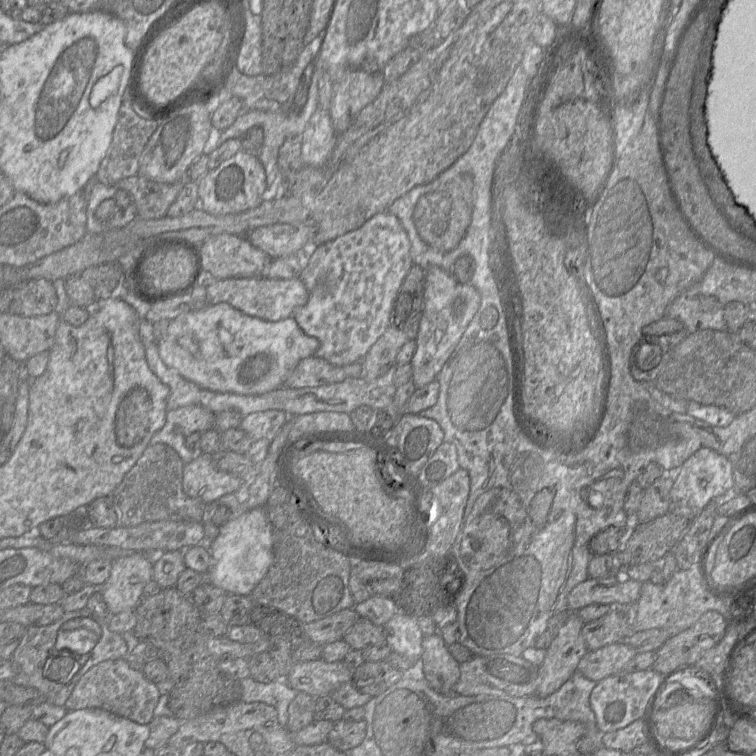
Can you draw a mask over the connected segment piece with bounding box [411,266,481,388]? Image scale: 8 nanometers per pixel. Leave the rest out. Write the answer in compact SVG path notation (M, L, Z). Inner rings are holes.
M437 266L426 271L423 311L416 335L417 348L411 360L412 381L416 388L422 388L436 379L459 344L480 303L480 293L472 284L458 282L452 273Z

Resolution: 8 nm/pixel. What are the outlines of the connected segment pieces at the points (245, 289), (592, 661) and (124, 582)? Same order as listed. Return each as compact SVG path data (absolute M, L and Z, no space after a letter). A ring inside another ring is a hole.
M265 277L228 278L211 280L206 285L206 296L210 304L226 302L246 315L266 321L278 321L293 315L309 298L305 285L299 278L269 279Z
M621 642L588 651L578 665L578 671L586 678L599 682L618 674L637 655L637 650Z
M133 552L111 561L110 575L98 588L110 615L135 610L152 571L153 557L147 553Z

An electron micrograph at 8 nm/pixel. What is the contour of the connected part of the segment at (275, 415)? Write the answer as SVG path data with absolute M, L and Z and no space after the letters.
M282 410L254 412L242 417L240 428L253 439L272 441L282 426L288 421L288 414Z

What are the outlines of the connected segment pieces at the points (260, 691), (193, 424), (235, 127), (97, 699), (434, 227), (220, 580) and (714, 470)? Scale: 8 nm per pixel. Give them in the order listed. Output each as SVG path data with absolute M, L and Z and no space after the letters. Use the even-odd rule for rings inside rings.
M249 676L241 679L241 684L241 701L245 703L261 702L275 707L279 722L289 729L289 706L299 691L289 685L287 677L263 683Z
M188 405L167 411L165 425L151 438L150 444L171 446L184 464L197 456L185 445L185 439L193 432L204 432L215 427L215 413L198 405Z
M314 66L314 72L308 90L308 99L306 104L299 112L275 112L264 110L243 110L235 122L227 129L220 131L212 127L209 137L204 145L203 154L210 155L214 150L220 147L225 141L231 138L241 138L250 128L259 126L264 132L263 145L257 154L261 161L267 180L267 189L274 184L279 174L278 155L281 146L286 138L290 136L301 136L307 127L311 116L319 108L319 80L323 74L321 66Z
M125 658L100 662L85 672L65 702L67 710L101 708L139 724L149 724L154 718L160 692L140 670L129 666Z
M463 174L420 197L414 209L413 220L423 241L441 252L449 252L458 246L471 222L473 187L472 176Z
M266 507L238 511L220 527L218 536L208 545L212 566L205 576L213 586L227 594L250 596L274 562L273 538Z
M701 448L691 455L675 471L675 481L670 491L672 509L681 511L692 518L700 513L712 500L724 495L734 487L733 469L730 461L722 454Z

